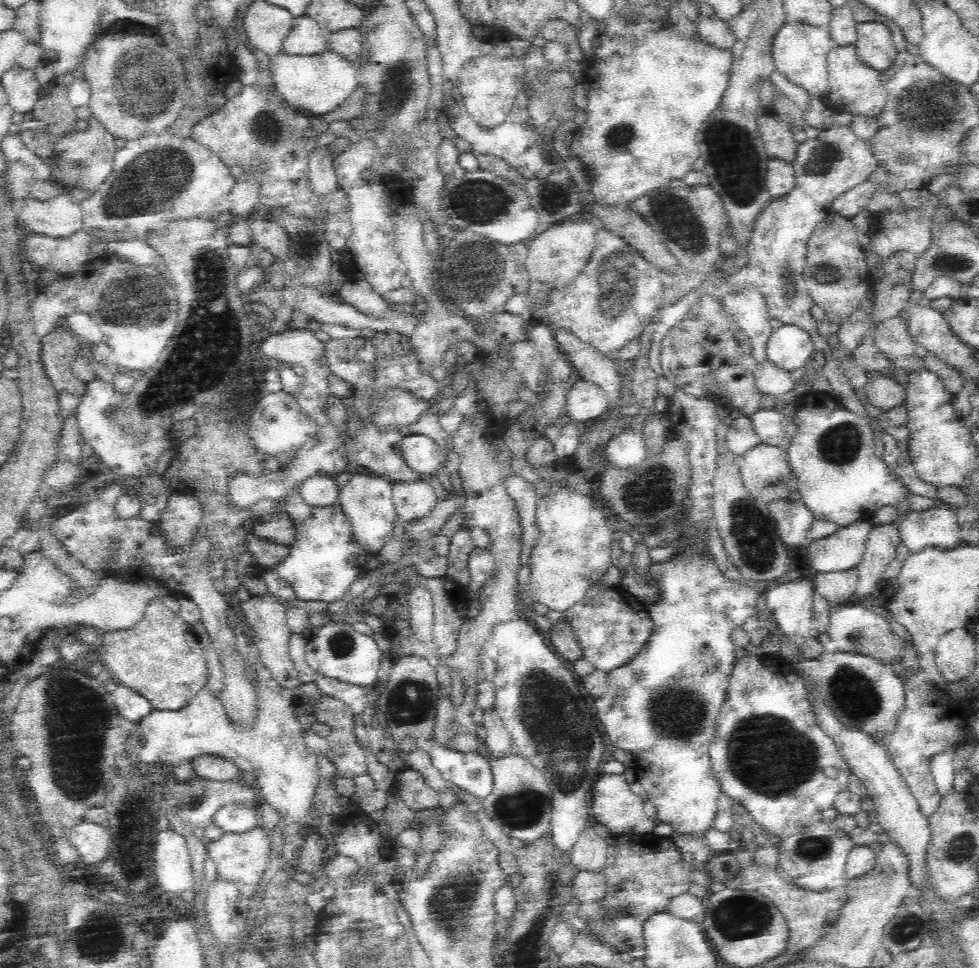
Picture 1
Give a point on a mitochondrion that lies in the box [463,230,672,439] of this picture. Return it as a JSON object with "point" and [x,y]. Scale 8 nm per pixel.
{"point":[617,285]}

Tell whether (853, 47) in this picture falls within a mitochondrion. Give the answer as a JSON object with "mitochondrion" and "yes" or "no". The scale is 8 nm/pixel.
{"mitochondrion":"no"}

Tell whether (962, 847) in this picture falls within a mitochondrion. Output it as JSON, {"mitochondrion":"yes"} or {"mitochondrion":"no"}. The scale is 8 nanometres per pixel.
{"mitochondrion":"yes"}

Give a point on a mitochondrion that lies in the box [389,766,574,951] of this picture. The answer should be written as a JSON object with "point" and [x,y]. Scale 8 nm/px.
{"point":[446,898]}

